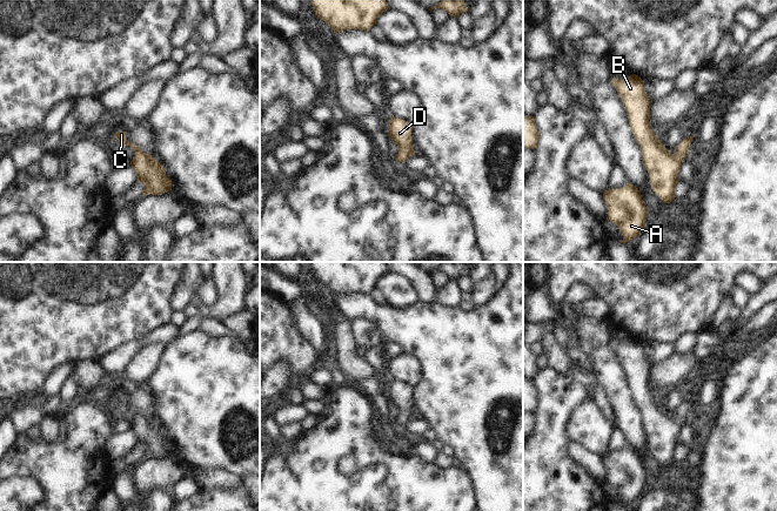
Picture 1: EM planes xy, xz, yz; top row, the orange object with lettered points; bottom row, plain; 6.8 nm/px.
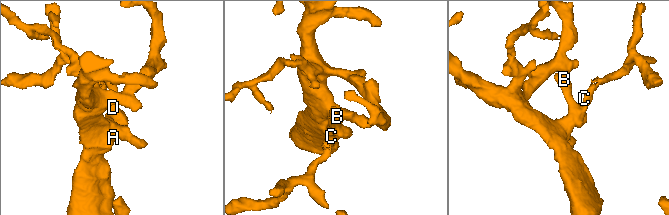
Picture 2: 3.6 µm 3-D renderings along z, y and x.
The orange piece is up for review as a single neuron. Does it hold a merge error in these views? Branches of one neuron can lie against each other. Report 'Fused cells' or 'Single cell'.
Single cell

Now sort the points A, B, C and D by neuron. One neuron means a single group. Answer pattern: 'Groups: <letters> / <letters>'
Groups: A B C D

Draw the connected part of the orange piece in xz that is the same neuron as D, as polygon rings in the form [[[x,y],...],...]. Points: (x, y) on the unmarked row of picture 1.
[[[393,379],[388,385],[389,401],[398,409],[395,423],[404,426],[409,419],[415,417],[411,404],[411,386],[403,382]]]

